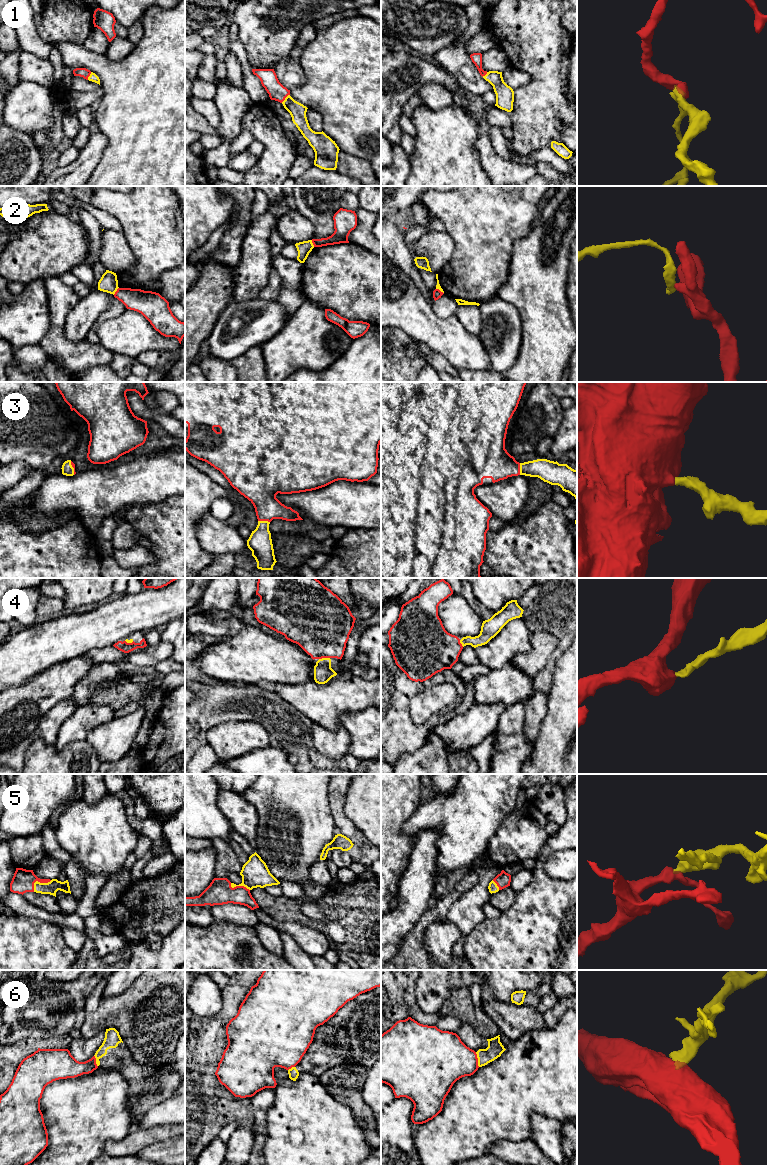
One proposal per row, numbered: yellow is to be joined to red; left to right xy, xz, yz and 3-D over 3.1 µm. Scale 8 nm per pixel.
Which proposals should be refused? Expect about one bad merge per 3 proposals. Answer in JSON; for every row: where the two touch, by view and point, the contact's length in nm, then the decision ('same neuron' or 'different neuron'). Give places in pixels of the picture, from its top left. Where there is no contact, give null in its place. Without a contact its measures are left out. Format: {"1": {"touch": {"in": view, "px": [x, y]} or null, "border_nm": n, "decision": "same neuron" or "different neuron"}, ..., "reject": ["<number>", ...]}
{"1": {"touch": {"in": "xz", "px": [285, 97]}, "border_nm": 100, "decision": "same neuron"}, "2": {"touch": {"in": "xy", "px": [116, 291]}, "border_nm": 80, "decision": "different neuron"}, "3": {"touch": {"in": "xz", "px": [264, 520]}, "border_nm": 100, "decision": "same neuron"}, "4": {"touch": {"in": "xz", "px": [324, 657]}, "border_nm": 90, "decision": "same neuron"}, "5": {"touch": {"in": "xy", "px": [38, 881]}, "border_nm": 180, "decision": "same neuron"}, "6": {"touch": {"in": "yz", "px": [477, 1059]}, "border_nm": 120, "decision": "different neuron"}, "reject": ["2", "6"]}

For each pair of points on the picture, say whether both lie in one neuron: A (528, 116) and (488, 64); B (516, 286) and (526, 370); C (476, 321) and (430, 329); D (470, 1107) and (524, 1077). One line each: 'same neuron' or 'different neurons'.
A: different neurons
B: same neuron
C: different neurons
D: same neuron

